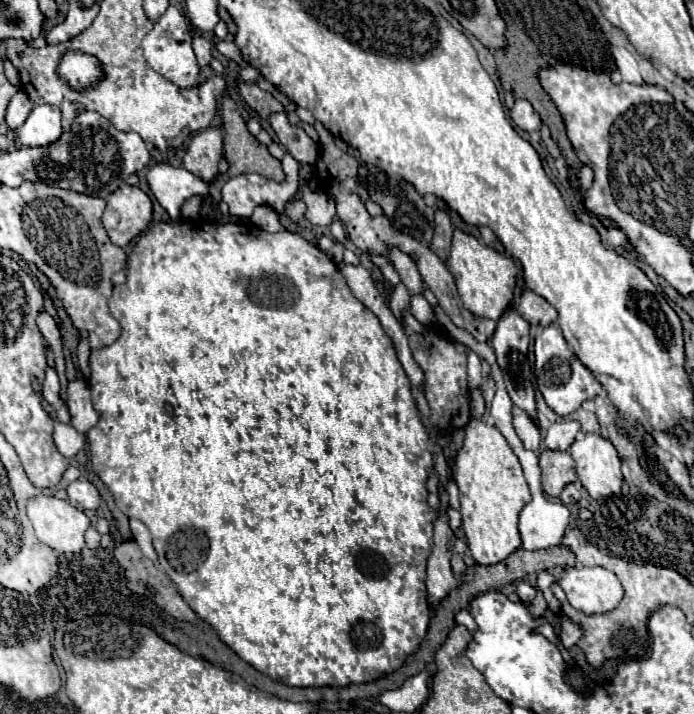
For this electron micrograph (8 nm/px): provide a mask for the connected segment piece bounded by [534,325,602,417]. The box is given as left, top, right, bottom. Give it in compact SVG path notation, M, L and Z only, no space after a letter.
M548 325L536 335L534 353L536 353L534 371L536 371L536 379L538 379L538 389L542 391L546 403L558 415L564 417L564 415L576 411L584 403L584 399L594 399L602 393L602 385L592 377L592 373L572 353L570 345L566 343L562 331L556 325Z

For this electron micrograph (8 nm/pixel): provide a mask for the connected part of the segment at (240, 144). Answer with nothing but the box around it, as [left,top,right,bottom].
[222,97,284,183]

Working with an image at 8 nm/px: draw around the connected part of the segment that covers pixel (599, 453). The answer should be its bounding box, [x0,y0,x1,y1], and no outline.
[570,433,620,499]

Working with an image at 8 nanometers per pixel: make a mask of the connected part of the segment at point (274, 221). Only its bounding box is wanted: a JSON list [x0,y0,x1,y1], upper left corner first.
[252,205,284,233]

